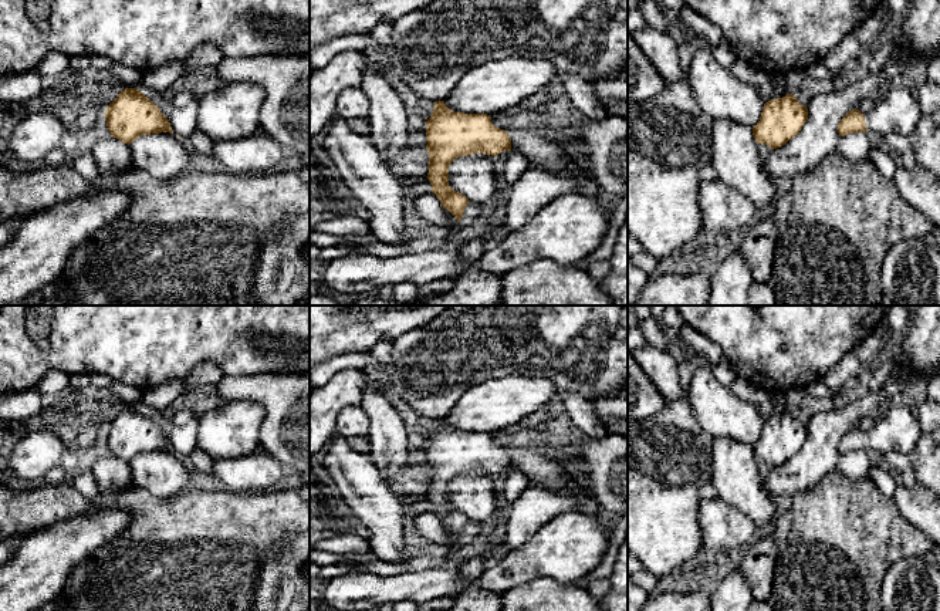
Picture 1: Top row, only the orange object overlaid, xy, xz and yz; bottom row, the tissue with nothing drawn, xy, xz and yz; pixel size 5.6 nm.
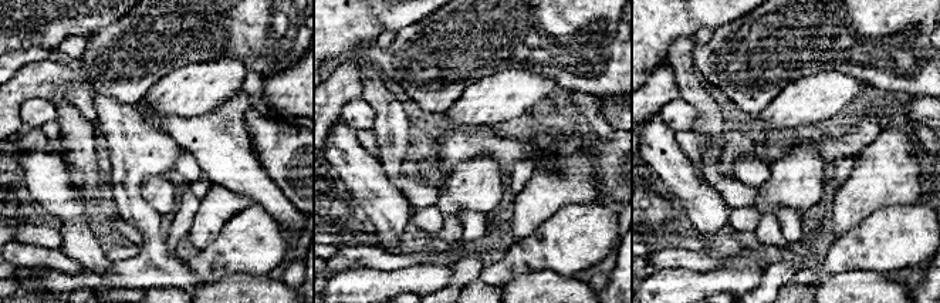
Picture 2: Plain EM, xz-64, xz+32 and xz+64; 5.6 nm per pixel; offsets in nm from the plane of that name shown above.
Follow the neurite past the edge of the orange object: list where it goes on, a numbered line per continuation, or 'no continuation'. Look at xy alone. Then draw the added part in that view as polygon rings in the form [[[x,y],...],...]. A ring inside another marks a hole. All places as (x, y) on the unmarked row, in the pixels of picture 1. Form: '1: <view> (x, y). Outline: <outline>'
no continuation

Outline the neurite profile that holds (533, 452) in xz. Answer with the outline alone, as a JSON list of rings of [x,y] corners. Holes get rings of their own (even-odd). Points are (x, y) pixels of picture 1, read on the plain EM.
[[[545,423],[517,433],[503,433],[494,436],[494,445],[504,448],[511,458],[511,469],[524,473],[530,483],[541,485],[550,490],[574,487],[581,497],[578,512],[589,516],[601,516],[601,506],[588,490],[581,490],[568,476],[564,463],[558,456],[558,446],[554,443],[552,433]]]

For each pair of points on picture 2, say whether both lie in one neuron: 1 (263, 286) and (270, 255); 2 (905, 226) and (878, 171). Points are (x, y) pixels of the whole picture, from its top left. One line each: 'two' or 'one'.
1: two
2: two

